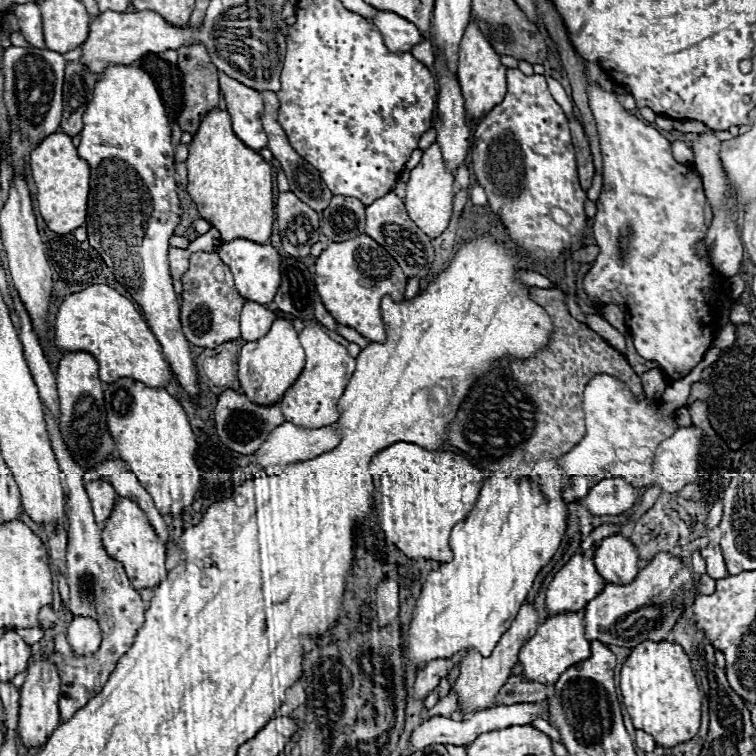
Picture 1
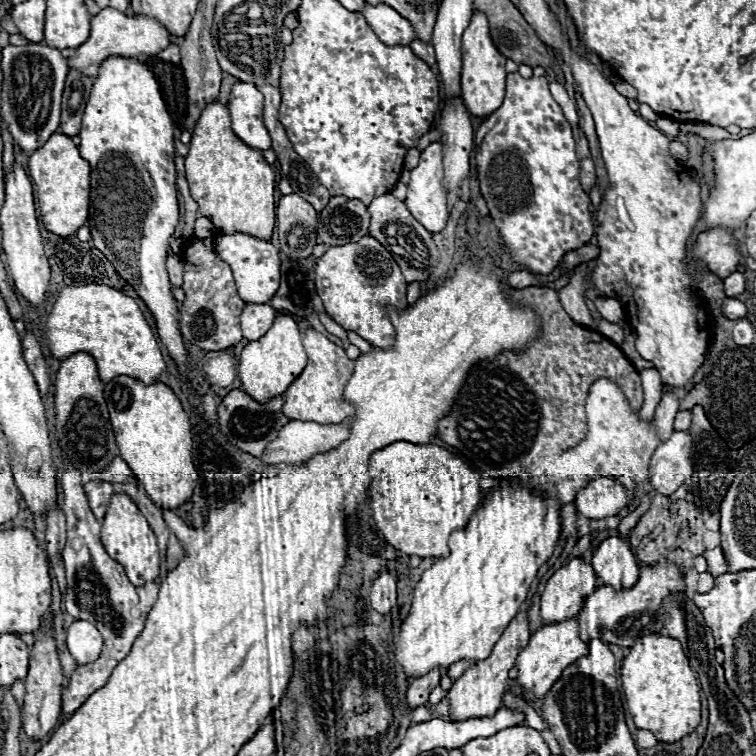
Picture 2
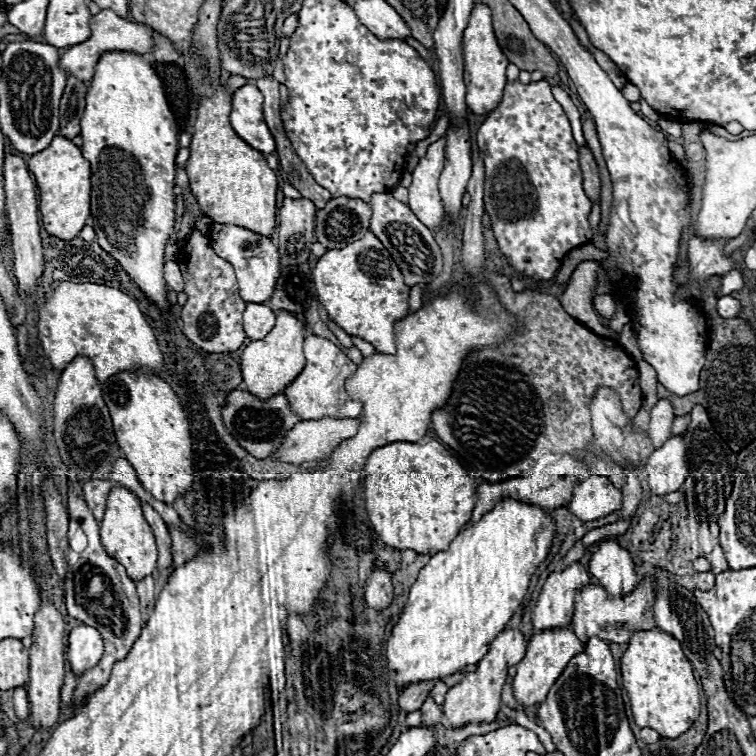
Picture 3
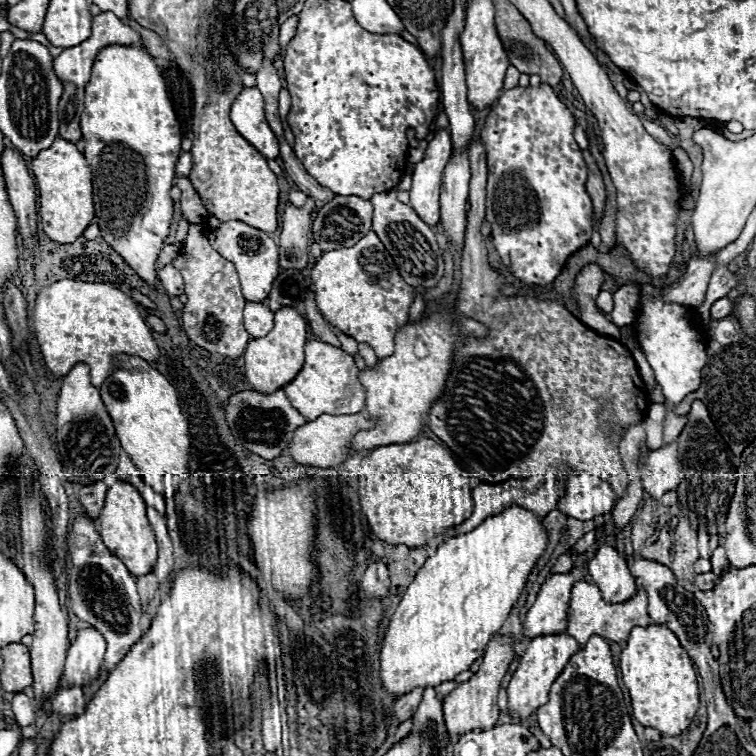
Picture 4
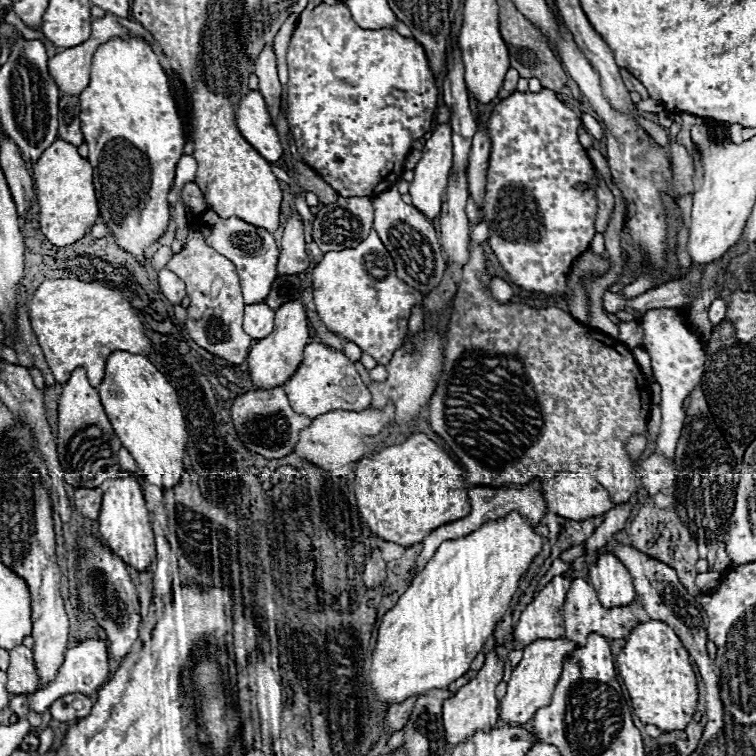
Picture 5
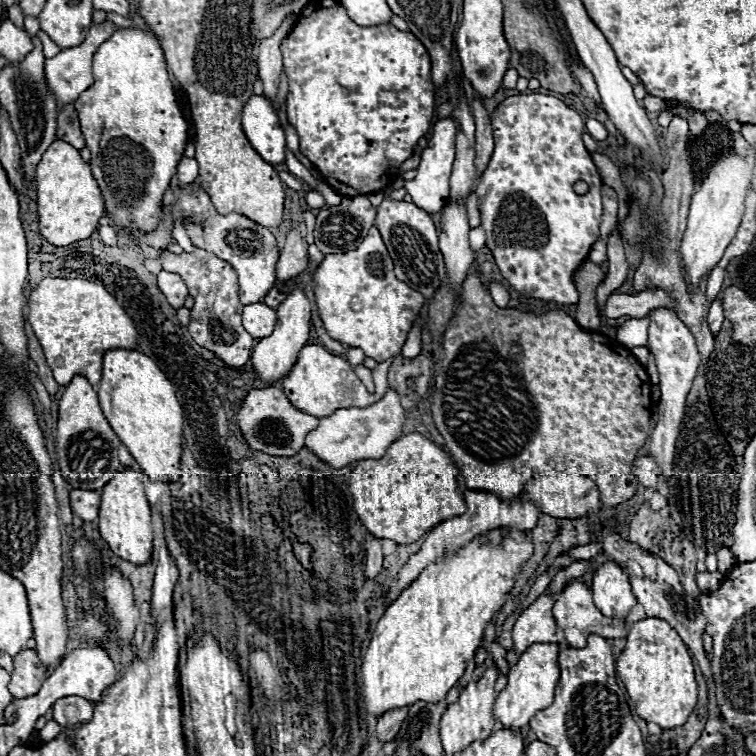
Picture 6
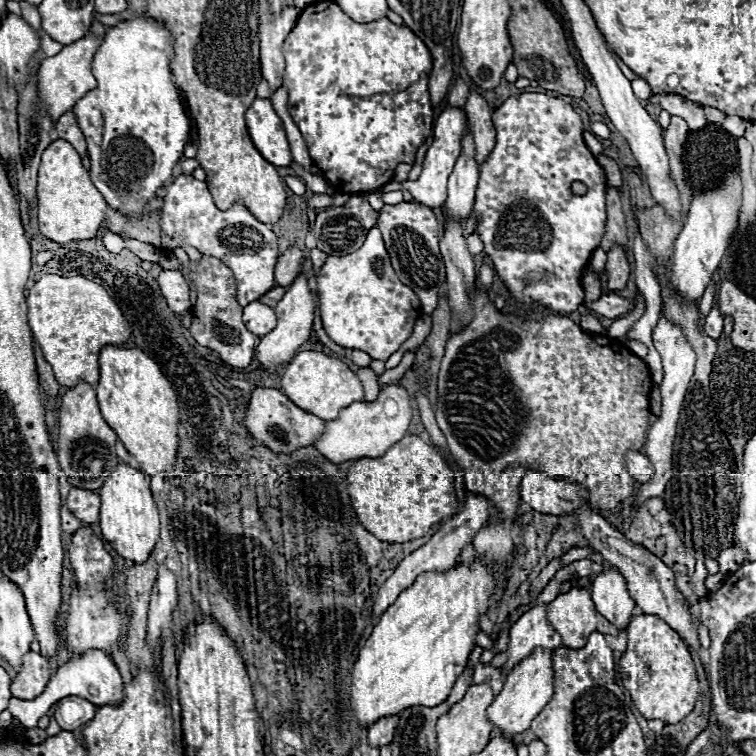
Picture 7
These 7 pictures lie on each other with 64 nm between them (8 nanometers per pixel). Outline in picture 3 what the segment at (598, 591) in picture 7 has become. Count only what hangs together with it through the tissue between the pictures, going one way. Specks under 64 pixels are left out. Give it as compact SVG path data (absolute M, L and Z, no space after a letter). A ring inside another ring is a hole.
M612 540L600 542L598 552L590 558L590 574L610 598L624 598L638 584L632 556Z

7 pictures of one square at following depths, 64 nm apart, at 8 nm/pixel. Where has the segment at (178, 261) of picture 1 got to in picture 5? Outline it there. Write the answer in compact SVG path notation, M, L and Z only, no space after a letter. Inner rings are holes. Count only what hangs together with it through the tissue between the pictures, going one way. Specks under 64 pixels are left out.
M162 268L158 272L158 282L160 282L160 290L164 292L164 296L170 300L170 304L180 304L182 298L186 296L184 290L184 282L170 270Z

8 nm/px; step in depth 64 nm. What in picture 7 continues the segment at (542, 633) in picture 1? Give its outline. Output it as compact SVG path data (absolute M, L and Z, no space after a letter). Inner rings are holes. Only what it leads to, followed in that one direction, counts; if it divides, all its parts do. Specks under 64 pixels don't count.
M536 648L526 660L522 660L506 678L502 692L494 698L494 702L488 706L486 716L492 722L492 726L498 730L498 734L506 738L514 738L530 728L530 722L542 712L542 708L550 702L552 696L552 662L550 662L550 650Z

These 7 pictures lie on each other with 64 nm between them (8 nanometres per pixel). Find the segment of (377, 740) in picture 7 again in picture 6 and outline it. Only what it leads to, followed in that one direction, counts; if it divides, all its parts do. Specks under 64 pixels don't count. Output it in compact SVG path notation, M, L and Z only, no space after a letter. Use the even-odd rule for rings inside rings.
M406 706L406 708L390 710L390 712L386 712L386 714L380 716L380 720L378 720L378 724L376 724L376 738L378 738L382 744L390 742L390 740L398 734L398 730L400 730L400 726L402 726L402 720L406 718L406 712L408 712L408 706Z

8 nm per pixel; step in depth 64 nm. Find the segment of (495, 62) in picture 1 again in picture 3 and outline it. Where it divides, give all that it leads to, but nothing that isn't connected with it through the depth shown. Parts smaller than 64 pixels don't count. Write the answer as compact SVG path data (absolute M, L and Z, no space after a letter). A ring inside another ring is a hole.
M482 2L474 4L470 20L468 20L468 28L464 30L462 46L464 46L464 62L466 62L464 80L466 80L466 88L468 88L466 104L474 114L488 114L502 100L502 90L506 86L506 66L510 62L498 46L498 40L492 30L492 12L486 4L482 4Z

